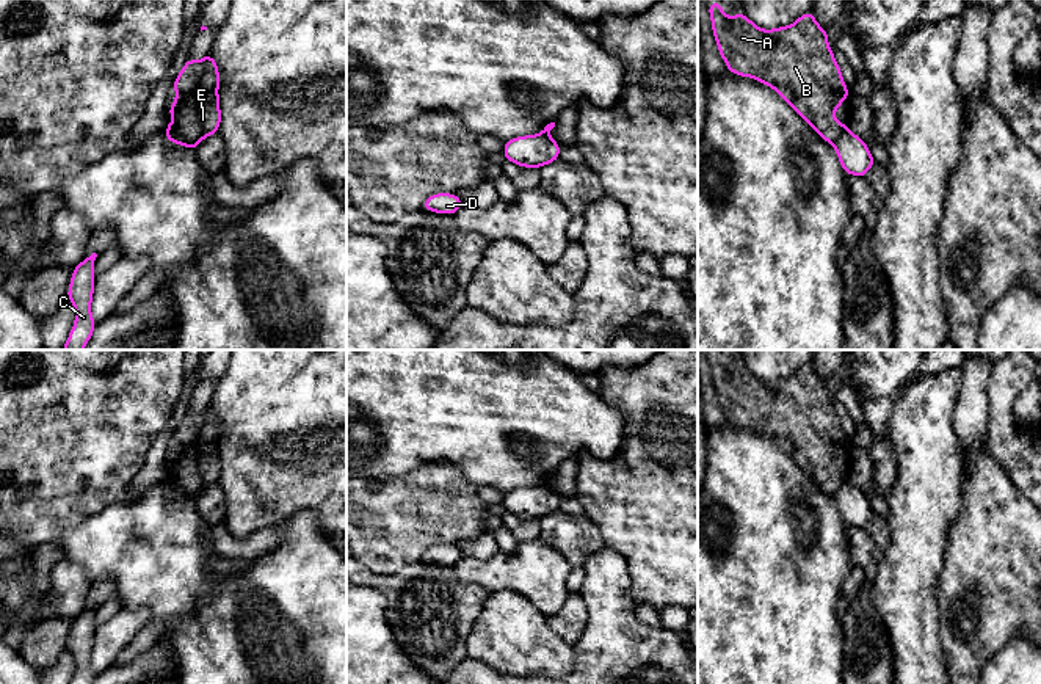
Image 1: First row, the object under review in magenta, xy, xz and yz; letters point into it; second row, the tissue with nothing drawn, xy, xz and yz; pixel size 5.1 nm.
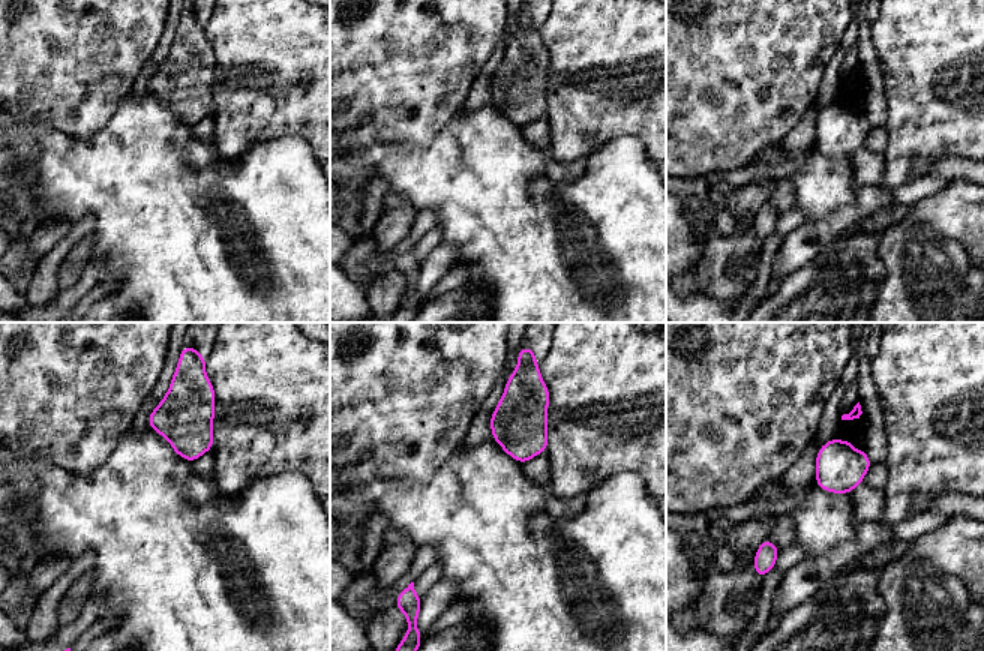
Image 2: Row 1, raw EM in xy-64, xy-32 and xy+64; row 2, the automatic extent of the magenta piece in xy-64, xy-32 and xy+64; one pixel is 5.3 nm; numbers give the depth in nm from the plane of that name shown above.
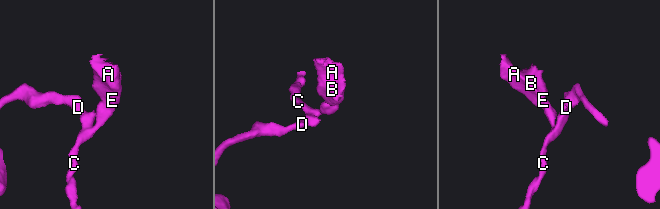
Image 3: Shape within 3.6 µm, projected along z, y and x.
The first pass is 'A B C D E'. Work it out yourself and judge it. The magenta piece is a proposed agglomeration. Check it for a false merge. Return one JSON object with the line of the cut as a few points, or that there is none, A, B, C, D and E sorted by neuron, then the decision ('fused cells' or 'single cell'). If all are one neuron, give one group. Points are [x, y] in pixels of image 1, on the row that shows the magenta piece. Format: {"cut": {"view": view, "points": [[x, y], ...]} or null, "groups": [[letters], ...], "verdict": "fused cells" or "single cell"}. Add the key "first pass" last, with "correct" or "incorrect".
{"cut": {"view": "xy", "points": [[168, 126], [196, 143]]}, "groups": [["A", "B", "E"], ["C", "D"]], "verdict": "fused cells", "first pass": "incorrect"}

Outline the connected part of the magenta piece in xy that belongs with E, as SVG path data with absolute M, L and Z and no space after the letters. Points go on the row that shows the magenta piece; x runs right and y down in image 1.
M212 53L202 60L187 58L180 74L172 82L176 100L168 108L168 127L191 143L216 133L221 126L219 71Z

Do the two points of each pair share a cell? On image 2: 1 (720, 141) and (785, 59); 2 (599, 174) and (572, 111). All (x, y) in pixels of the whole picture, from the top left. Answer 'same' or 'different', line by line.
1: same
2: different

